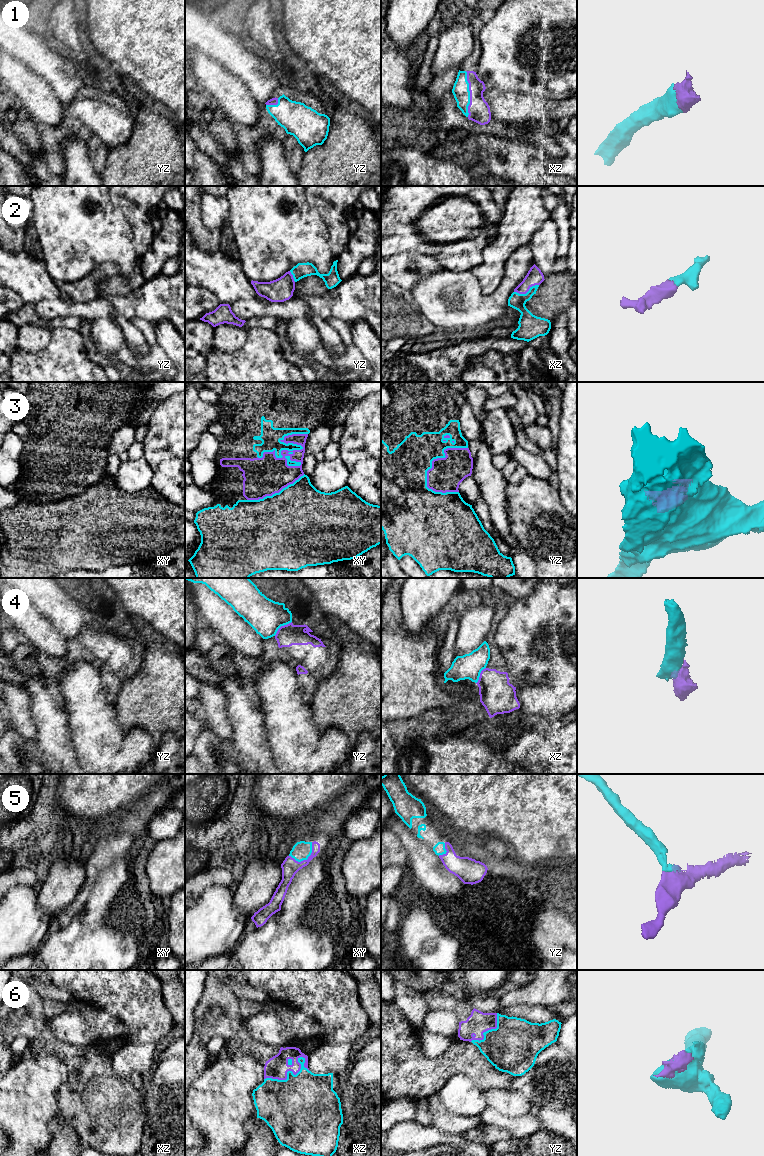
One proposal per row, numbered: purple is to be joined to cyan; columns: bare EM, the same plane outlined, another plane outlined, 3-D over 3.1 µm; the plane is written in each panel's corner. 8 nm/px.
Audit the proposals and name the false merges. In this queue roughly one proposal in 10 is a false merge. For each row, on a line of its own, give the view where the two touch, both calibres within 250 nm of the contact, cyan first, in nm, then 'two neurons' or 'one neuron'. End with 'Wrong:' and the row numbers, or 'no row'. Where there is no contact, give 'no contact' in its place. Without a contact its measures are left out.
1: contact in xz; calibres 130 and 180 nm; one neuron
2: contact in xz; calibres 160 and 130 nm; one neuron
3: contact in xy; calibres 150 and 190 nm; one neuron
4: contact in yz; calibres 280 and 170 nm; two neurons
5: contact in xy; calibres 150 and 140 nm; one neuron
6: contact in xz; calibres 400 and 180 nm; one neuron
Wrong: 4

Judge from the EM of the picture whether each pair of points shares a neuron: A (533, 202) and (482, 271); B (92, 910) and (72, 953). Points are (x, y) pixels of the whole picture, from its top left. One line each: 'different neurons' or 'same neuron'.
A: same neuron
B: different neurons

